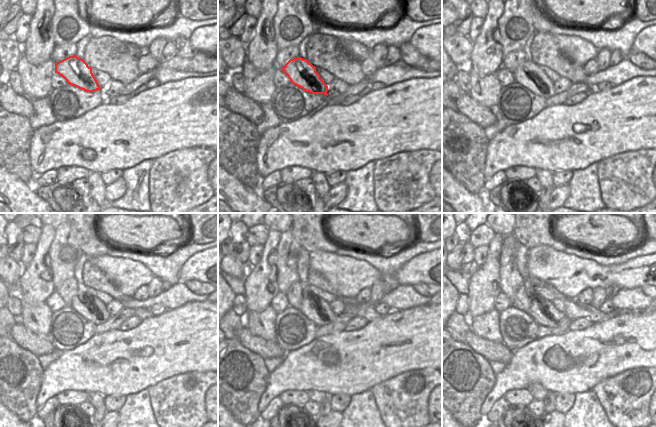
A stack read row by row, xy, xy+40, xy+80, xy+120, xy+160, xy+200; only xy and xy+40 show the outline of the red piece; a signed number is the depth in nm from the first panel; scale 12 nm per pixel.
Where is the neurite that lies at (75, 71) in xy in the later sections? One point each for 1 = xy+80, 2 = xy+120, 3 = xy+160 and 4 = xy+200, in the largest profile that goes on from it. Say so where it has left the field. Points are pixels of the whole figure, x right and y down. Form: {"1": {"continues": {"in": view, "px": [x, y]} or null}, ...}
{"1": {"continues": {"in": "xy+80", "px": [528, 74]}}, "2": {"continues": {"in": "xy+120", "px": [90, 307]}}, "3": {"continues": {"in": "xy+160", "px": [315, 308]}}, "4": {"continues": {"in": "xy+200", "px": [543, 312]}}}

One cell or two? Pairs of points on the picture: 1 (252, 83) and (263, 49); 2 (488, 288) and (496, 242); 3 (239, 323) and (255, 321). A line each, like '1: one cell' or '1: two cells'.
1: two cells
2: one cell
3: two cells

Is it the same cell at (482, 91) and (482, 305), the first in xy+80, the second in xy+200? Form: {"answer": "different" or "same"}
{"answer": "different"}

